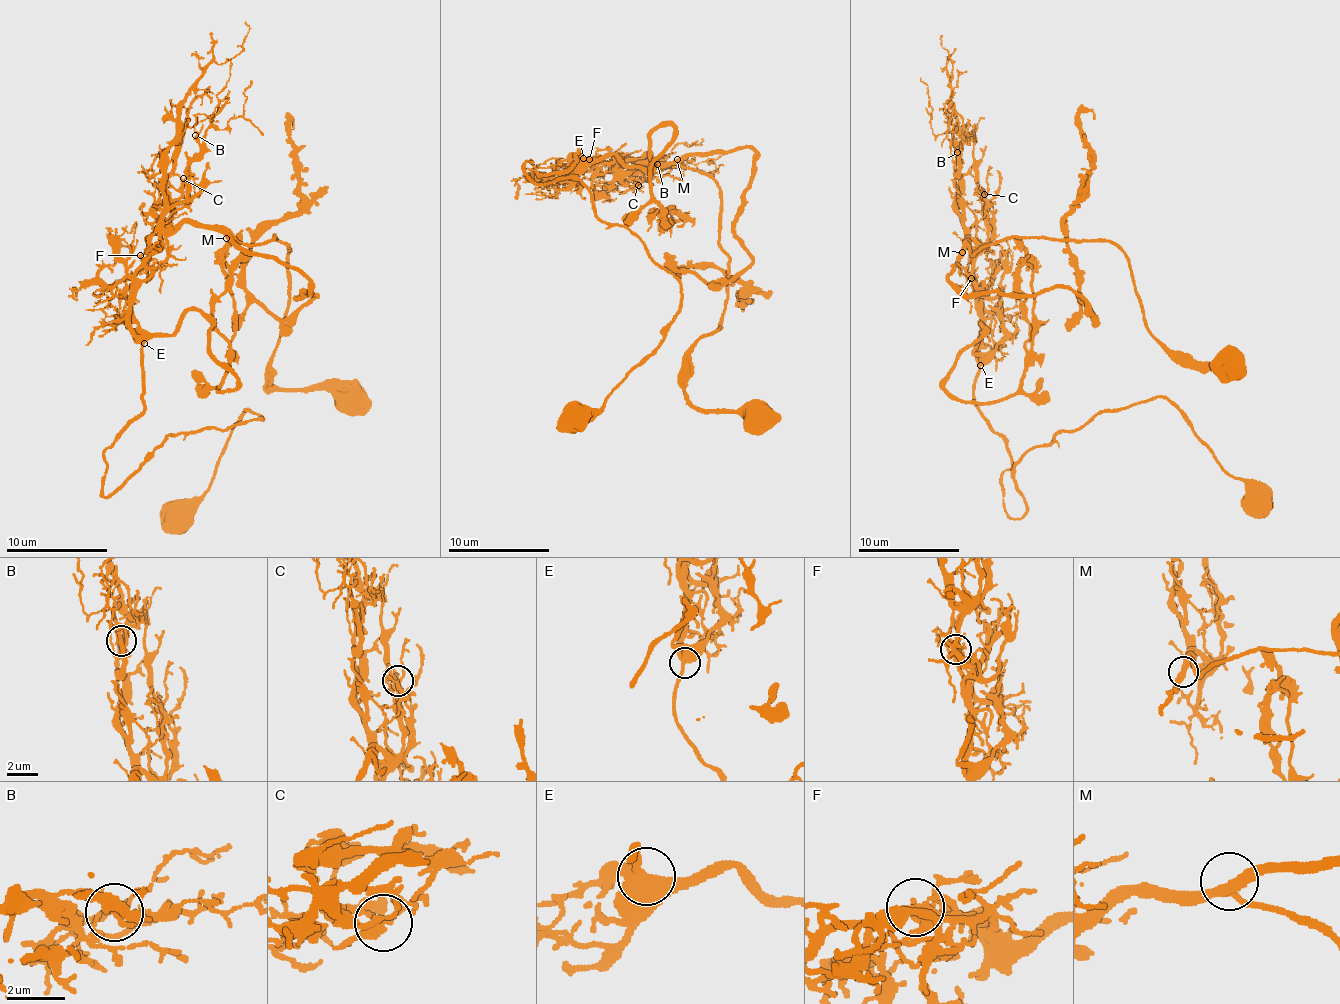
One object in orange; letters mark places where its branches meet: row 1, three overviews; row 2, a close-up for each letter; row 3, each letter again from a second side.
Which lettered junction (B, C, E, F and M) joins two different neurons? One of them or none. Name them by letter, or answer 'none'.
F

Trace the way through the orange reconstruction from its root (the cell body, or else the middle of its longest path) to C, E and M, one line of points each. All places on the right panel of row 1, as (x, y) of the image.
C: (1225, 365), (1184, 362), (1148, 328), (1129, 257), (1108, 242), (1006, 236), (973, 255), (984, 194)
E: (1225, 365), (1184, 362), (1148, 328), (1121, 249), (1043, 236), (965, 244), (978, 248), (980, 365)
M: (1225, 365), (1184, 362), (1148, 328), (1129, 257), (1108, 242), (1006, 236), (975, 254), (967, 246), (962, 252)

